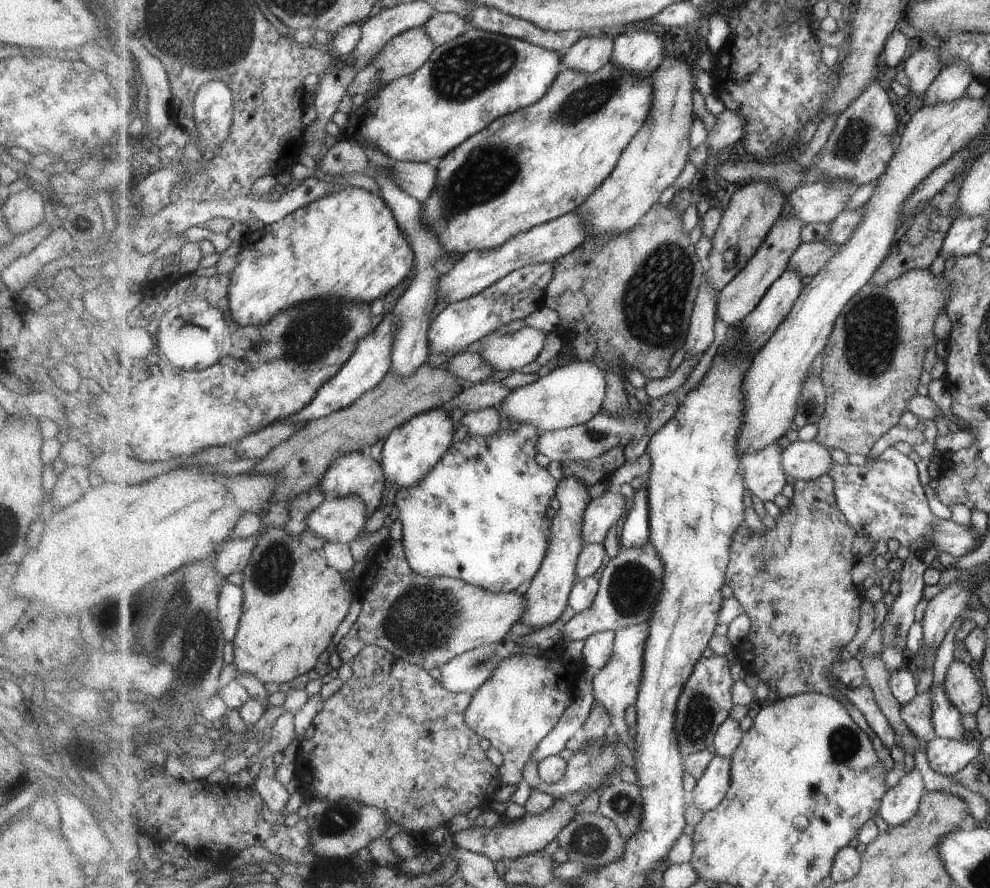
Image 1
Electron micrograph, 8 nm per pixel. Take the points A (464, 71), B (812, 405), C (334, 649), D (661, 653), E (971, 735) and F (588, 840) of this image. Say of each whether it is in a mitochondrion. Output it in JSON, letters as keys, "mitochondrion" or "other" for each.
{"A":"mitochondrion","B":"mitochondrion","C":"other","D":"other","E":"other","F":"mitochondrion"}

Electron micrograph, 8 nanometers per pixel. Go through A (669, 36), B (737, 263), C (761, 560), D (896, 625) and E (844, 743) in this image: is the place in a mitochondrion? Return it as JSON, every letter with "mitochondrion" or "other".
{"A":"other","B":"other","C":"mitochondrion","D":"mitochondrion","E":"mitochondrion"}

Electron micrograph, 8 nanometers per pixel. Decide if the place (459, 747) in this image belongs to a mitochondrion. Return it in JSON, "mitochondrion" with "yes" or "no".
{"mitochondrion":"no"}

